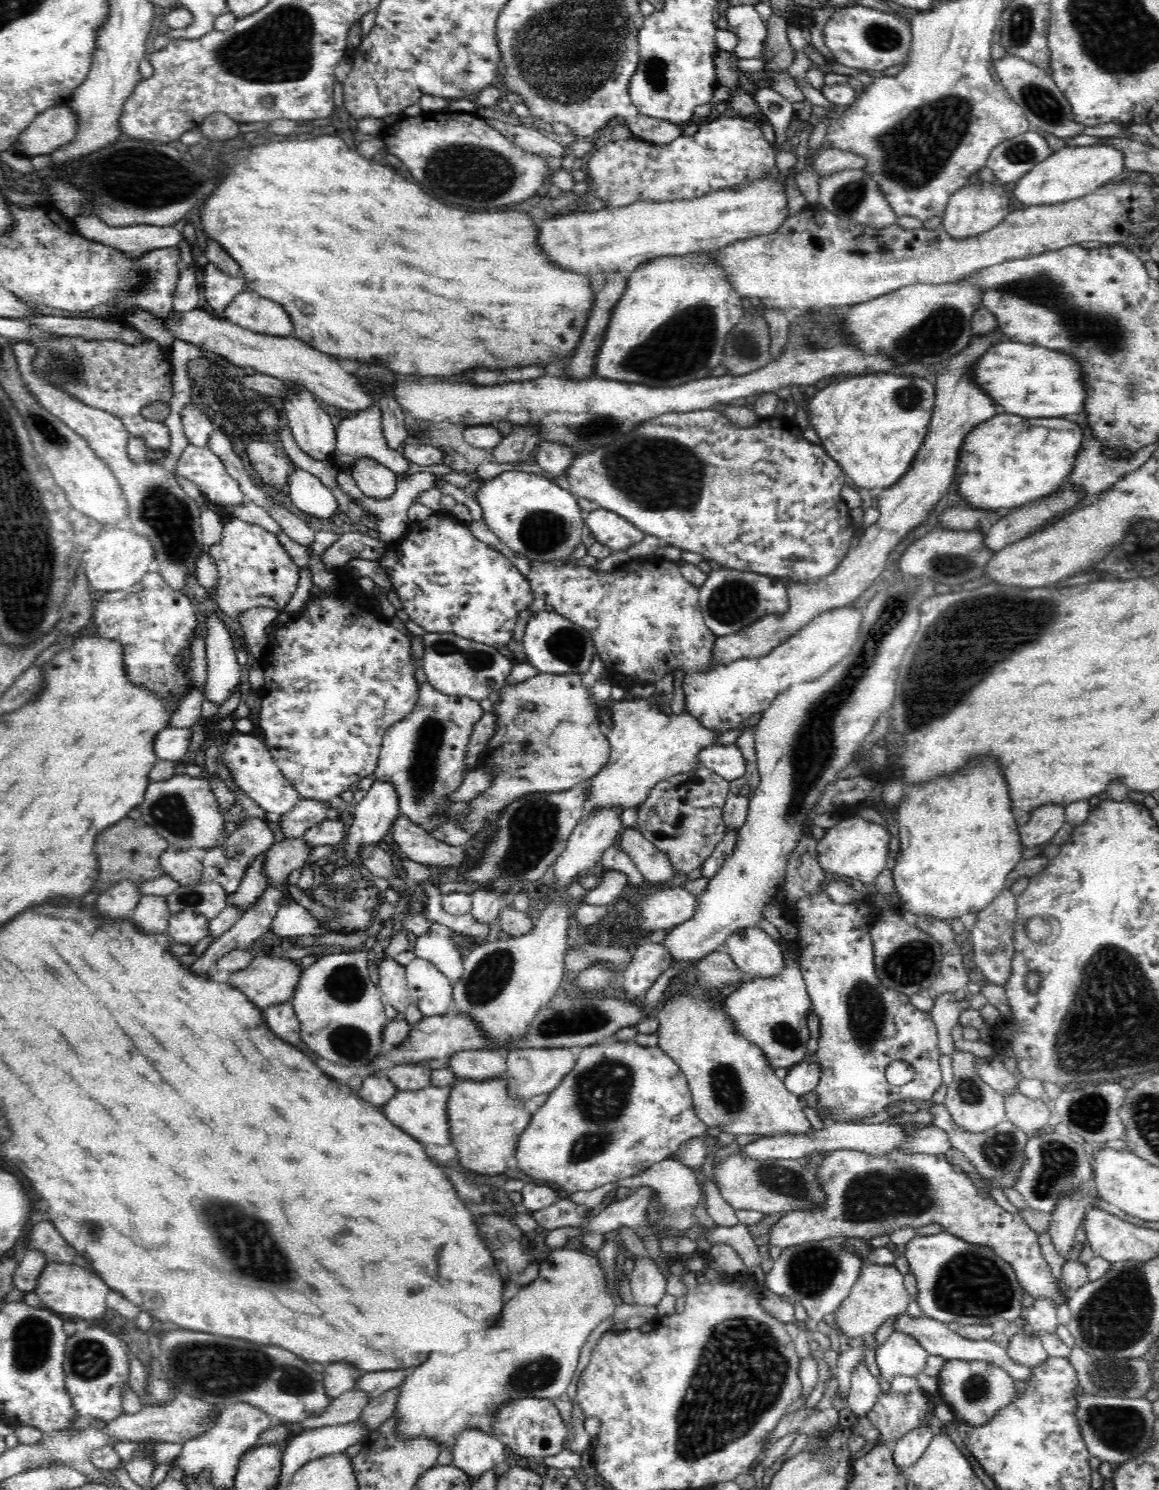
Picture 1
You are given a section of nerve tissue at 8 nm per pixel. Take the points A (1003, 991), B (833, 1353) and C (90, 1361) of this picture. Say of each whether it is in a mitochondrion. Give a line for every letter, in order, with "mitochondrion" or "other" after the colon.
A: other
B: other
C: mitochondrion

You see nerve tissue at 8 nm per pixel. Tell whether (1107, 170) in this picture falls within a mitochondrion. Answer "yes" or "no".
no

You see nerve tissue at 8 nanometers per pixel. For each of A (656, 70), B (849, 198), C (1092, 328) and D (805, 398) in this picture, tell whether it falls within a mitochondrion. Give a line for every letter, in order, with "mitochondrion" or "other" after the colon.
A: mitochondrion
B: mitochondrion
C: mitochondrion
D: other

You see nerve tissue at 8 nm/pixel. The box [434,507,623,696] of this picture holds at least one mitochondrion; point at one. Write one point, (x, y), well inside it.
(567, 644)

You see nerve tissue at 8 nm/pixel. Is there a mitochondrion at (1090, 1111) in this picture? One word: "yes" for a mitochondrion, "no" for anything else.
yes

